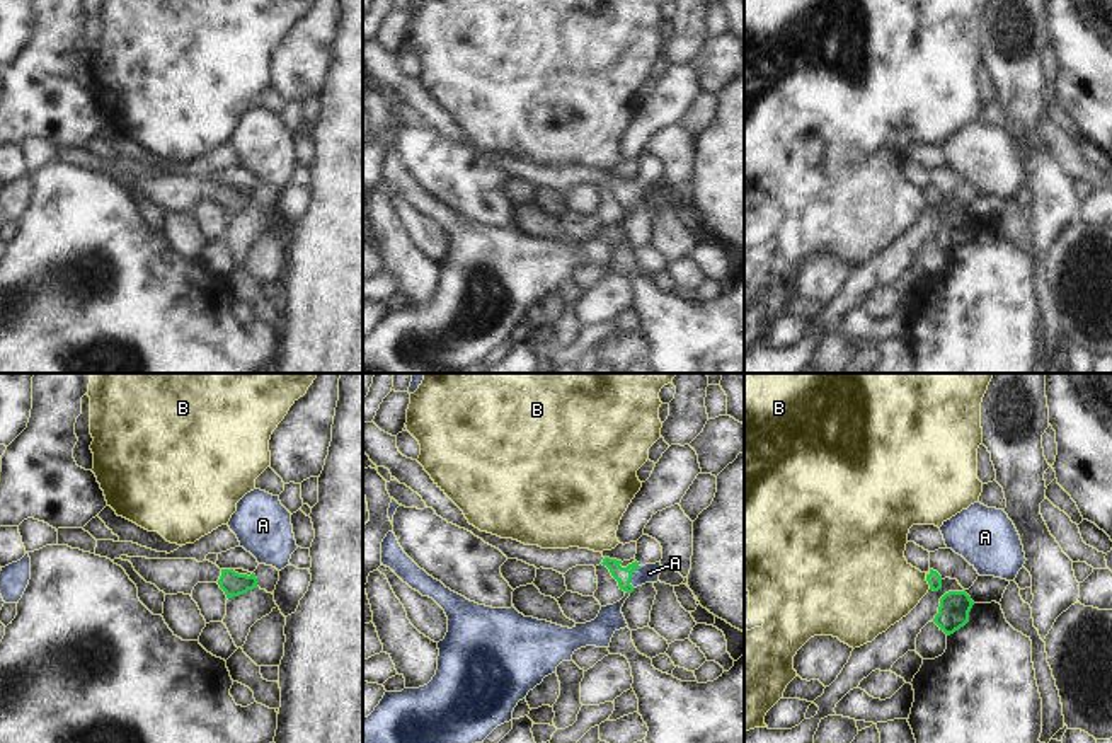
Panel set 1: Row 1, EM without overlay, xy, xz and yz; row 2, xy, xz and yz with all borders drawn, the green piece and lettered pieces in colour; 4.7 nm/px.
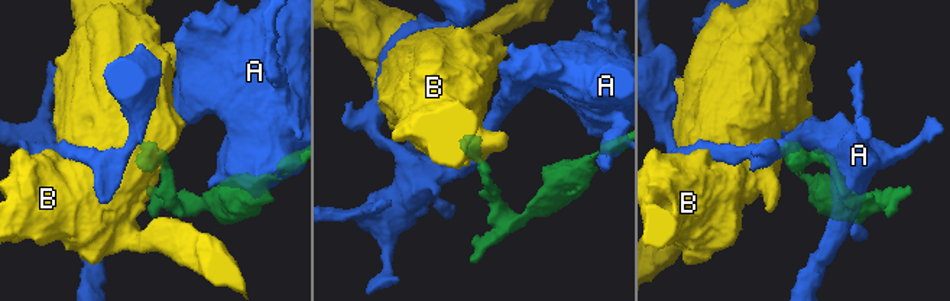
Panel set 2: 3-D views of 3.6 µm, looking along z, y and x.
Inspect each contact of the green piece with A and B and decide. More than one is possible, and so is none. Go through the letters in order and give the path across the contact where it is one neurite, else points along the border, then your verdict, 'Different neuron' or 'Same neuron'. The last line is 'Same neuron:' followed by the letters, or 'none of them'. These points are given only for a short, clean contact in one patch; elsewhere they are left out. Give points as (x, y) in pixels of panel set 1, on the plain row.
A: Boundary: xz (639, 184), (632, 191), (632, 205). Different neuron
B: Boundary: yz (925, 193), (930, 207). Different neuron
Same neuron: none of them.

